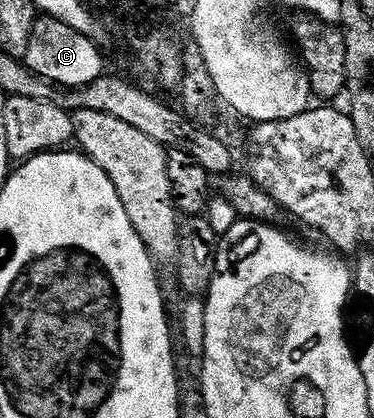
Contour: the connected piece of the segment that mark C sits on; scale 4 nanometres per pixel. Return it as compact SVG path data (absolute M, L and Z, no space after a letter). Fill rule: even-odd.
M40 17L29 40L29 52L25 65L37 76L59 88L78 88L93 84L93 80L104 77L103 54L91 43L88 35L69 28L56 18Z

